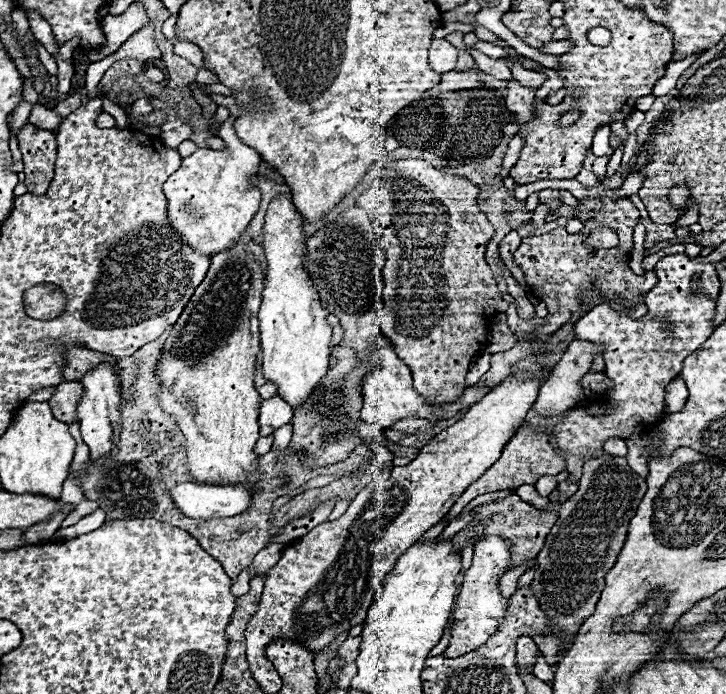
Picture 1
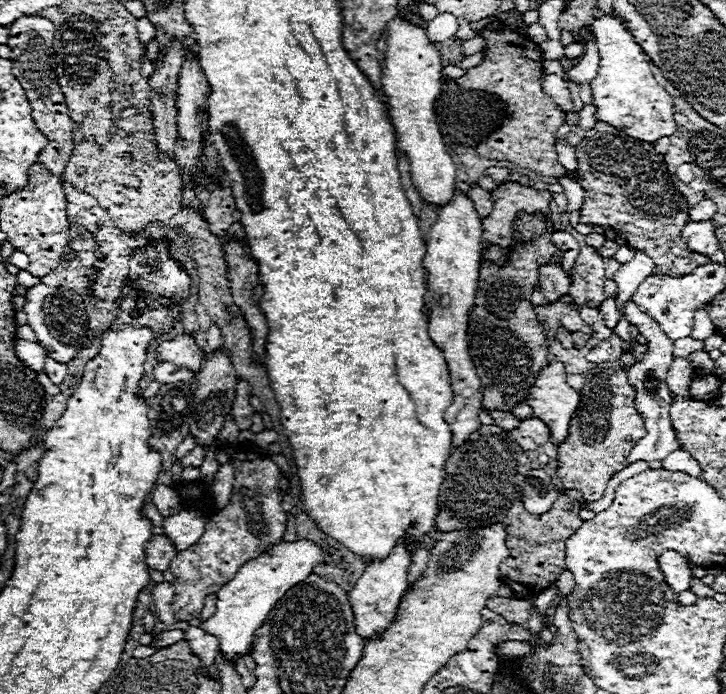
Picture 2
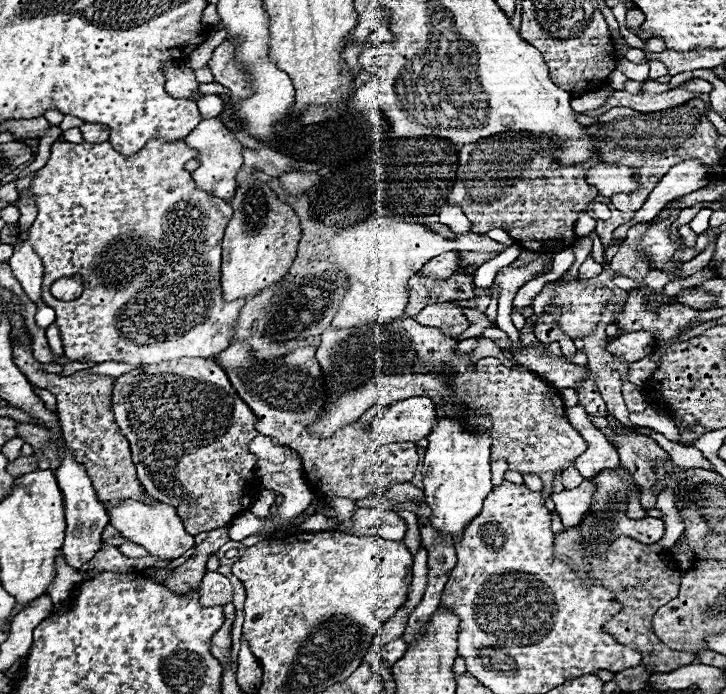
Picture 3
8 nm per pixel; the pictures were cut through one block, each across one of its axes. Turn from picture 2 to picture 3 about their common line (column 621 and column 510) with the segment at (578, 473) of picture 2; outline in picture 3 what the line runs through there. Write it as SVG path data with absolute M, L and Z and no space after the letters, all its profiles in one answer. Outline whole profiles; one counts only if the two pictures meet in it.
M398 318L388 324L360 324L354 328L328 328L320 336L320 346L316 358L324 376L326 402L320 416L308 426L312 436L328 438L336 430L356 422L366 410L376 404L392 404L410 396L430 396L436 406L444 404L464 404L466 410L480 410L488 416L492 438L492 460L508 460L508 468L520 472L522 476L534 474L543 482L542 496L551 495L556 474L570 468L574 460L586 452L586 440L570 426L566 418L566 406L562 400L554 400L554 394L561 393L542 380L536 372L526 370L524 366L508 368L496 358L482 358L476 364L466 354L456 354L454 338L444 336L438 328L422 326L414 318Z

